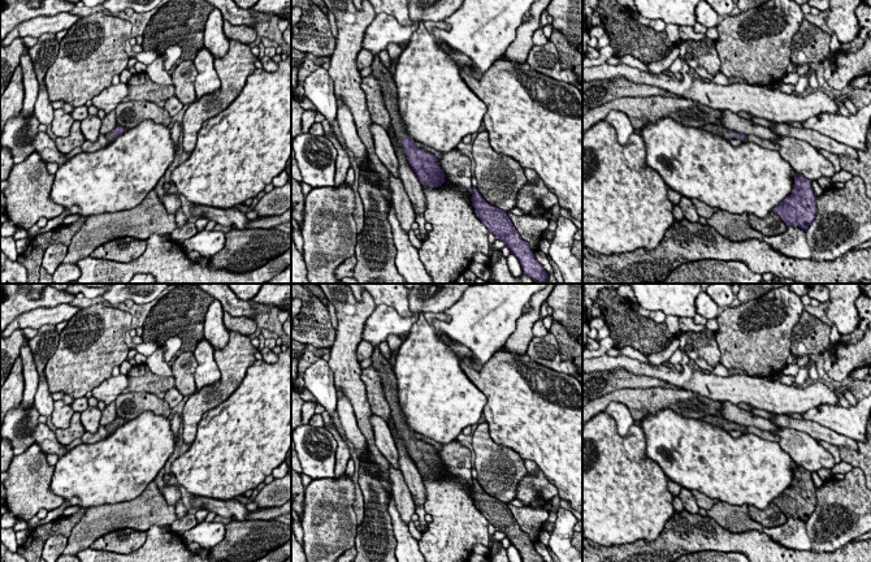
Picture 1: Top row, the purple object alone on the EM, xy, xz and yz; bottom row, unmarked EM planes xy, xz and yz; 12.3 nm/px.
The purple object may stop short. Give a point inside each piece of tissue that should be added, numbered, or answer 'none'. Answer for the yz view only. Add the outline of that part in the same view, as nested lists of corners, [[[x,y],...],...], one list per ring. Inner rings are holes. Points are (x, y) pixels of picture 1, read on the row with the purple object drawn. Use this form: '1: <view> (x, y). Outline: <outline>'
1: yz (715, 129). Outline: [[[707,124],[705,126],[701,126],[699,129],[706,130],[706,131],[710,131],[714,135],[723,137],[727,140],[737,139],[737,134],[736,135],[731,135],[729,134],[729,130],[727,127],[724,127],[723,125]]]

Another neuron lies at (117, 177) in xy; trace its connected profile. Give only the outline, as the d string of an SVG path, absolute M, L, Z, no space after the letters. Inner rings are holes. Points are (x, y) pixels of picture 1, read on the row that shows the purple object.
M146 120L114 138L107 147L94 152L82 151L61 164L55 173L51 199L69 215L83 217L131 209L155 189L176 156L170 126Z

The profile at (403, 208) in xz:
M390 174L389 186L391 190L393 206L398 221L400 222L402 229L408 233L412 229L412 224L415 222L413 207L399 177Z

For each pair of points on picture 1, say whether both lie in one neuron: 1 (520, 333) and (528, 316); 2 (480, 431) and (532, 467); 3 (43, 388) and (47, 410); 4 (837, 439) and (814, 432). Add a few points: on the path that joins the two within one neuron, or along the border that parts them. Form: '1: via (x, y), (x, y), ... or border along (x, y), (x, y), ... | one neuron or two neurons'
1: via (524, 329), (527, 320) | one neuron
2: border along (524, 461), (524, 467), (528, 471) | two neurons
3: via (43, 393), (44, 405) | one neuron
4: via (832, 437), (819, 432) | one neuron

